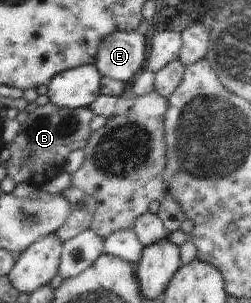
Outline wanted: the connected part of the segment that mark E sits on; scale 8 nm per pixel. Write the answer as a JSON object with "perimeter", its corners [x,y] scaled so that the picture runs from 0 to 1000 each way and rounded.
{"perimeter":[[[546,99],[462,102],[406,129],[375,215],[406,251],[506,274],[582,201],[574,116]]]}

